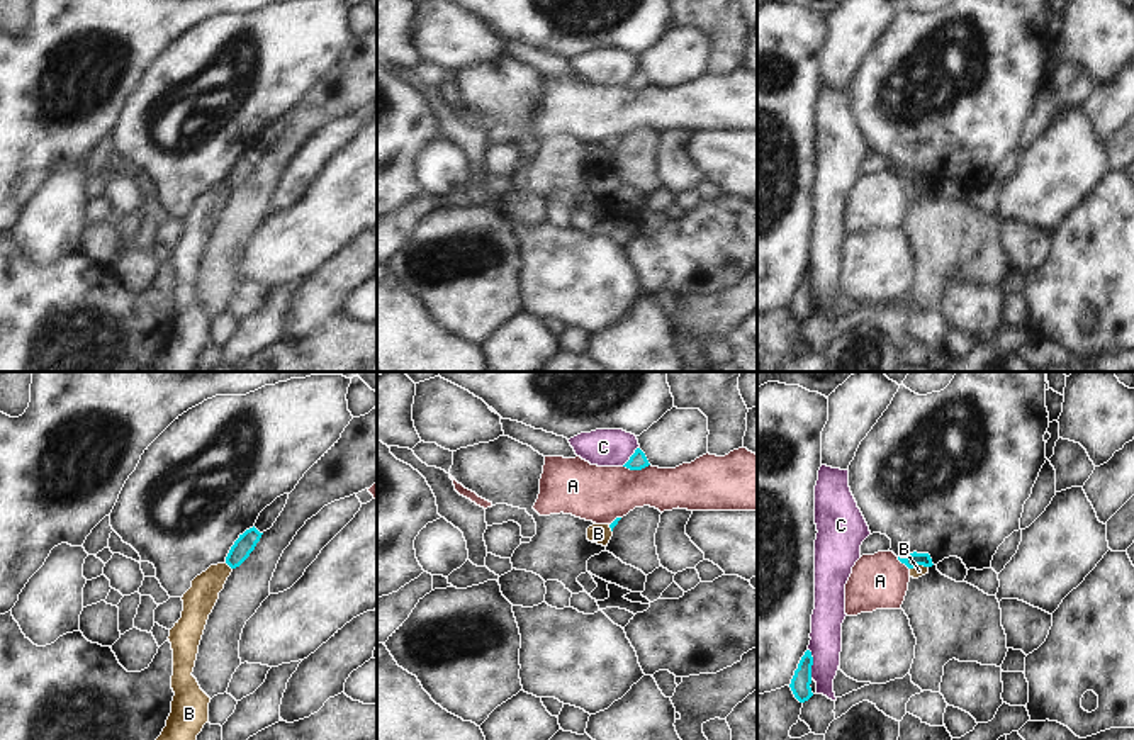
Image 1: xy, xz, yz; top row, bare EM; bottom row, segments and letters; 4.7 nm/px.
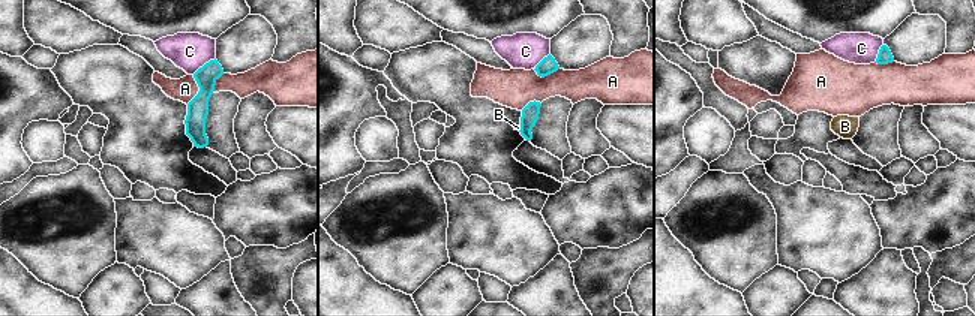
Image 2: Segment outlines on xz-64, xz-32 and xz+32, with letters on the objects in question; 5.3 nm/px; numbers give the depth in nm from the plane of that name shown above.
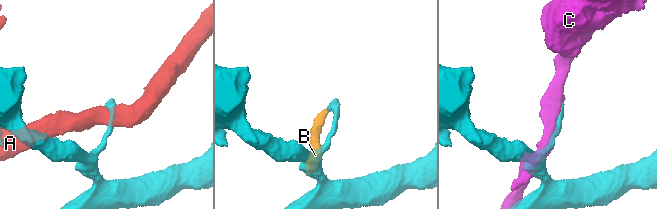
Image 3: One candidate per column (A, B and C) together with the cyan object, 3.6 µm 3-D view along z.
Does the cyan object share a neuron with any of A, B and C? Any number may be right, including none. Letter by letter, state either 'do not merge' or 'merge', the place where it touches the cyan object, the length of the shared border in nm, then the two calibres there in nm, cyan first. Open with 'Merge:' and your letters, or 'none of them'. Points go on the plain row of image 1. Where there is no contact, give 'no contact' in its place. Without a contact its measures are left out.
Merge: none of them
A: do not merge | xz (635, 89) | 130 nm | 80/260 nm
B: do not merge | yz (919, 184) | 90 nm | 70/60 nm
C: do not merge | yz (812, 284) | 140 nm | 100/160 nm

